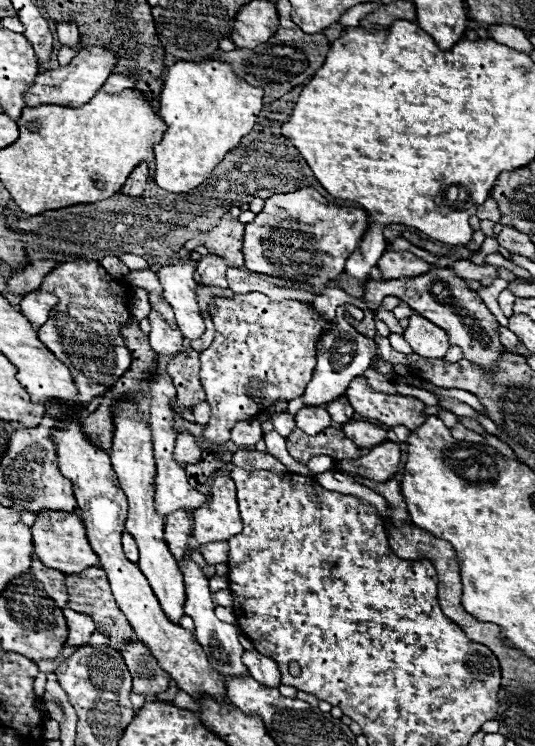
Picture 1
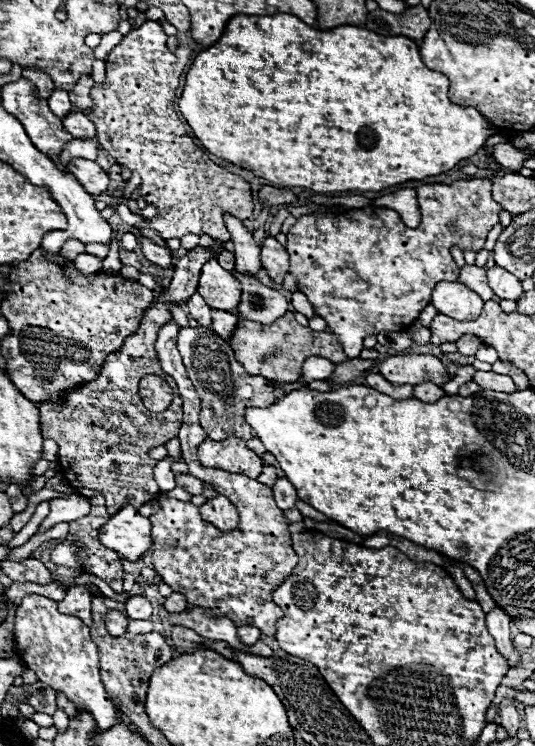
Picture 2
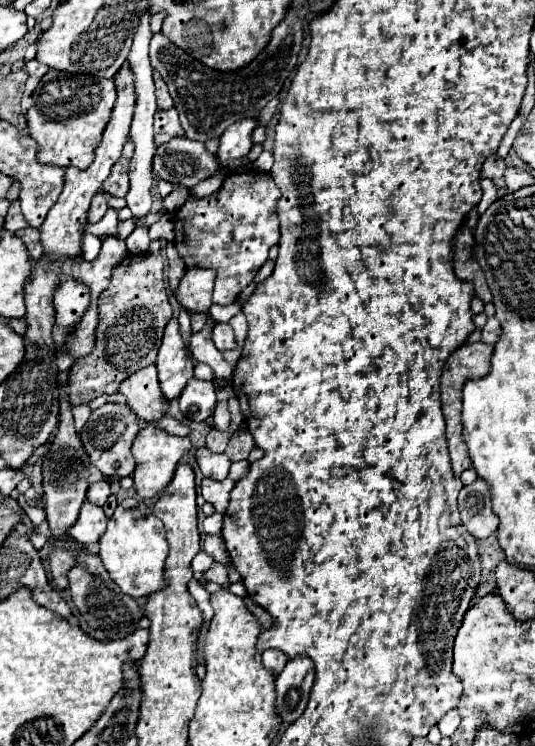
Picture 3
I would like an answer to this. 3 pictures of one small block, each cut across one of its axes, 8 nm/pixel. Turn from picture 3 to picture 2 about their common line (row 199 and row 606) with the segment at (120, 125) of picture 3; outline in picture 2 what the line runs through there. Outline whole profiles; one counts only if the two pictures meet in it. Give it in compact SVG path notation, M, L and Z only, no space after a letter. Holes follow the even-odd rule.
M70 586L66 592L66 598L62 602L58 602L58 610L62 614L74 614L74 616L82 618L82 622L86 622L86 626L92 624L90 608L92 608L92 592L86 586Z

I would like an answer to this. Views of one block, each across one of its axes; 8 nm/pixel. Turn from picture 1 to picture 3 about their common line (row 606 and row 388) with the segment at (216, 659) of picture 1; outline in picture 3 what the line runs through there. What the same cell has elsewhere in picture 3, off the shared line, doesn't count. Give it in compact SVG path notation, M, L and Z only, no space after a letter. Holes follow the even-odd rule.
M192 378L186 384L186 388L178 400L180 400L180 412L184 414L186 420L204 422L206 418L212 416L214 406L216 406L214 384L208 380Z

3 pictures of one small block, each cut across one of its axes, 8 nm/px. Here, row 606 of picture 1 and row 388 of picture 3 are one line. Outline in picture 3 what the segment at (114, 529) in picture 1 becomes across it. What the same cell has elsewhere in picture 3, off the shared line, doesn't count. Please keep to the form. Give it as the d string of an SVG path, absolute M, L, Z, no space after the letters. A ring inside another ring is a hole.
M154 364L142 368L136 374L132 374L130 378L126 378L126 382L122 382L118 392L126 396L128 406L136 412L136 416L140 420L156 422L156 420L164 418L164 414L168 410L168 400L164 398L162 388L158 384Z

